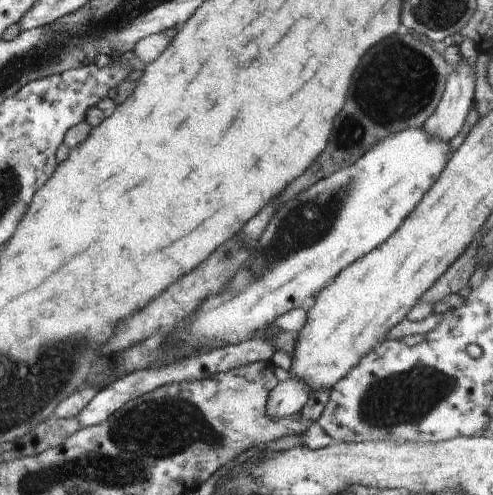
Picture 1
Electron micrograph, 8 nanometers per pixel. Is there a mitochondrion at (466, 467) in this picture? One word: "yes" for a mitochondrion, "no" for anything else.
no

